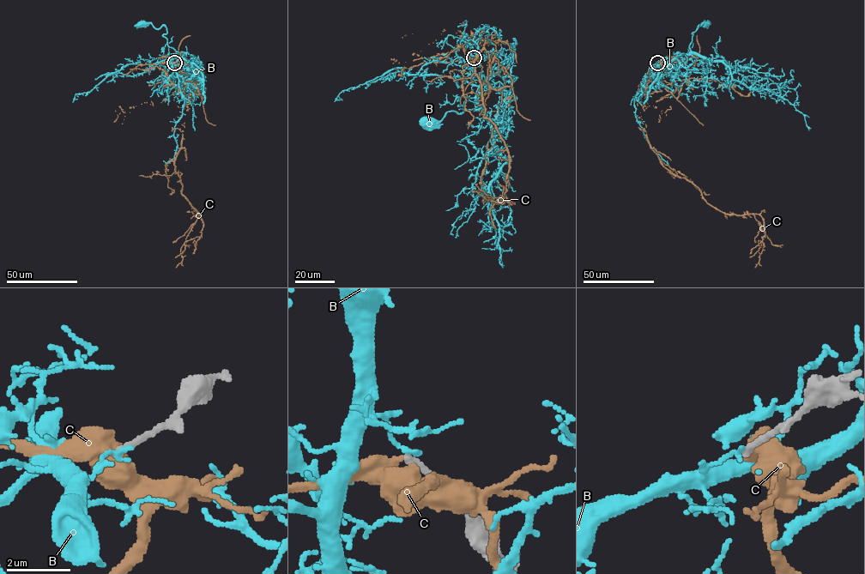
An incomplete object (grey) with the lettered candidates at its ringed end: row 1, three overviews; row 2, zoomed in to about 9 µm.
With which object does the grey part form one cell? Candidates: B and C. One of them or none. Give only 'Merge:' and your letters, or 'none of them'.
Merge: none of them

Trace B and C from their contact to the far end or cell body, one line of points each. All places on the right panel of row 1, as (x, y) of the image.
B: (657, 63), (688, 54), (692, 33), (698, 25), (697, 28), (703, 23), (704, 25)
C: (658, 63), (658, 81), (643, 107), (650, 147), (708, 203), (726, 214), (761, 216), (765, 235), (755, 267)

